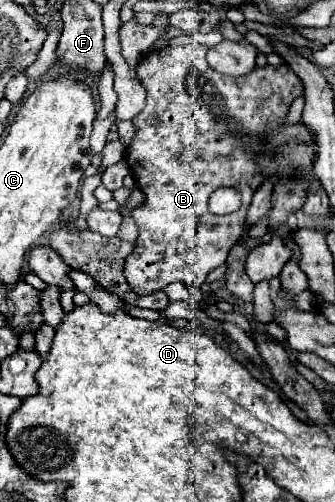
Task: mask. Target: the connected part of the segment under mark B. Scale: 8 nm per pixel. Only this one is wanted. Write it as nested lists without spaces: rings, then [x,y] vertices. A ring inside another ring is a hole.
[[[184,45],[184,47],[164,47],[162,51],[146,53],[136,73],[142,85],[148,91],[146,107],[140,115],[132,119],[136,135],[126,147],[126,163],[136,175],[138,187],[144,193],[144,203],[132,211],[132,219],[138,227],[138,239],[132,253],[124,261],[126,283],[138,295],[150,295],[164,289],[168,283],[182,281],[188,287],[200,287],[206,275],[222,265],[228,257],[228,251],[234,247],[242,235],[244,219],[252,195],[266,181],[278,185],[286,179],[300,179],[306,183],[306,189],[318,179],[312,171],[316,161],[316,139],[312,131],[302,123],[284,125],[292,101],[302,93],[300,79],[296,79],[290,65],[264,65],[246,75],[230,77],[222,75],[206,63],[204,45]],[[148,115],[158,115],[158,125],[148,125]],[[184,147],[198,147],[200,155],[194,161],[178,161],[178,155]],[[218,187],[234,187],[242,195],[242,207],[228,215],[214,215],[208,211],[208,197]]]

